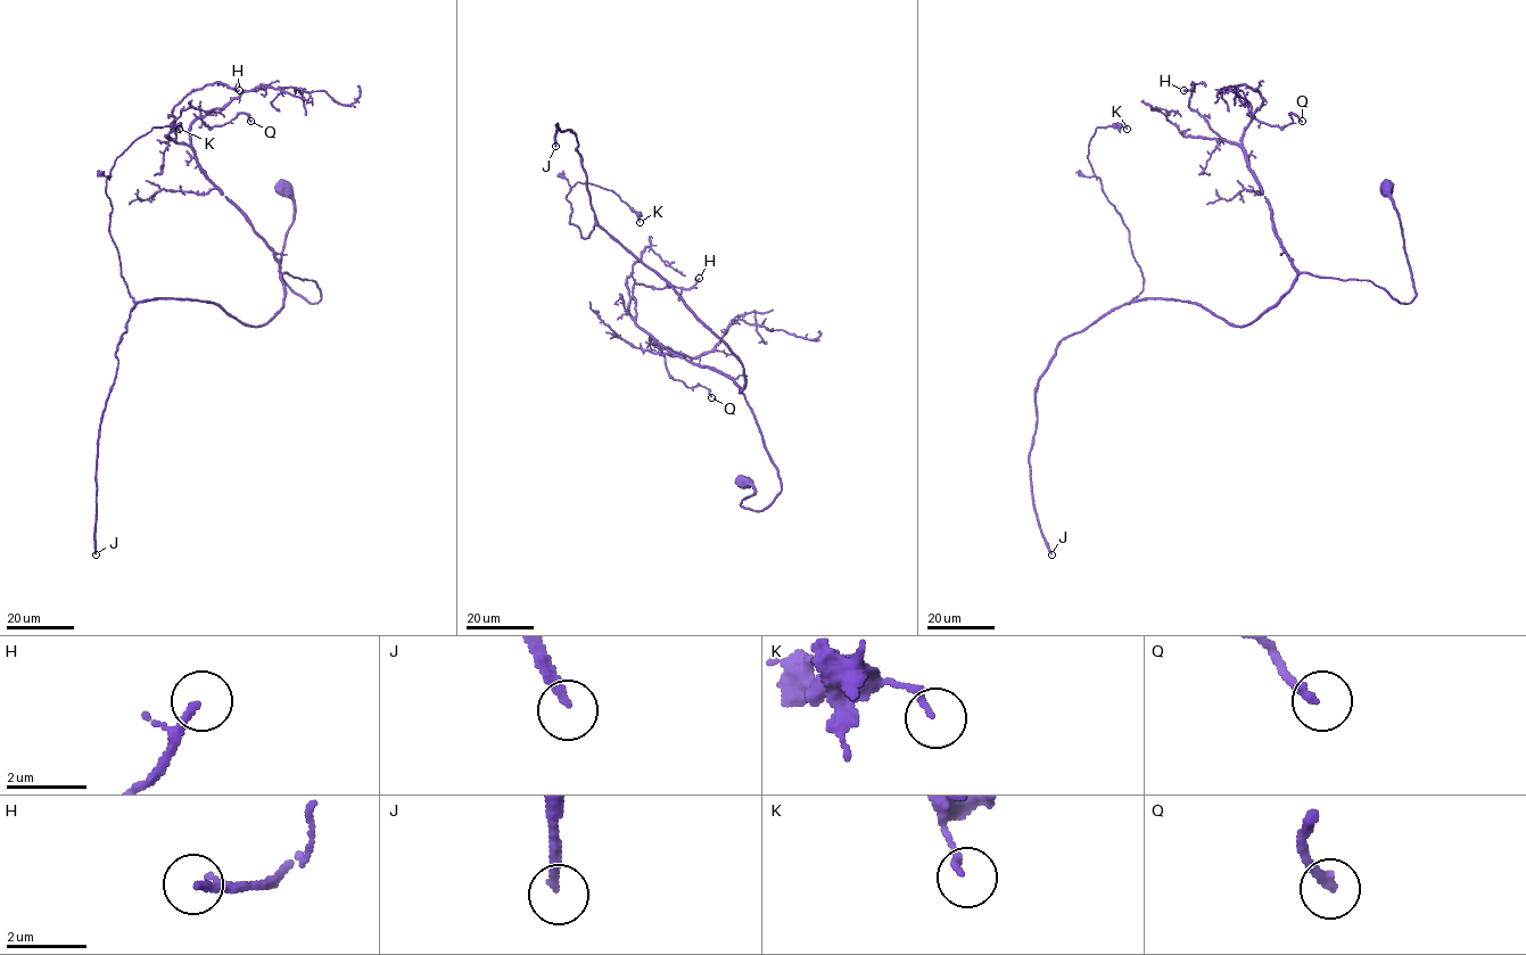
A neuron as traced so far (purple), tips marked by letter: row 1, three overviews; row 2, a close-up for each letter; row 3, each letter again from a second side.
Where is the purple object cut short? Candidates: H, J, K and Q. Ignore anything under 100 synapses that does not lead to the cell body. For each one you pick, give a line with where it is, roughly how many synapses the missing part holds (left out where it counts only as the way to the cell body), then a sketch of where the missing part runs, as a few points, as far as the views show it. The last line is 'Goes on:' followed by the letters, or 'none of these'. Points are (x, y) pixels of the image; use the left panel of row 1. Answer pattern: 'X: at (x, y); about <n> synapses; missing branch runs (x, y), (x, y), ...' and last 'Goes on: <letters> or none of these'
J: at (96, 554); about 300 synapses
Goes on: J

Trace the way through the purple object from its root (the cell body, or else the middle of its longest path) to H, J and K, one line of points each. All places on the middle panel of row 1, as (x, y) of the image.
H: (742, 480), (753, 510), (781, 491), (740, 388), (635, 322), (635, 283), (699, 278)
J: (742, 480), (753, 510), (781, 491), (741, 362), (599, 224), (576, 136), (557, 123), (555, 146)
K: (742, 480), (753, 510), (781, 491), (741, 362), (605, 231), (582, 238), (566, 197), (611, 190), (640, 222)

